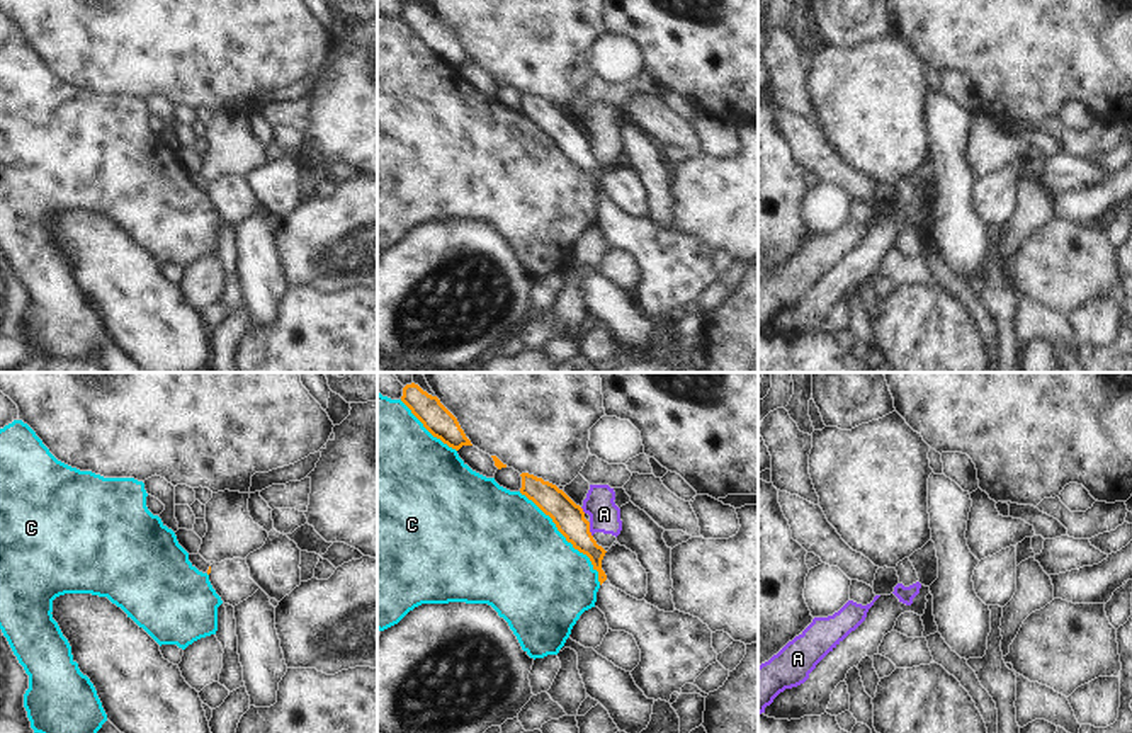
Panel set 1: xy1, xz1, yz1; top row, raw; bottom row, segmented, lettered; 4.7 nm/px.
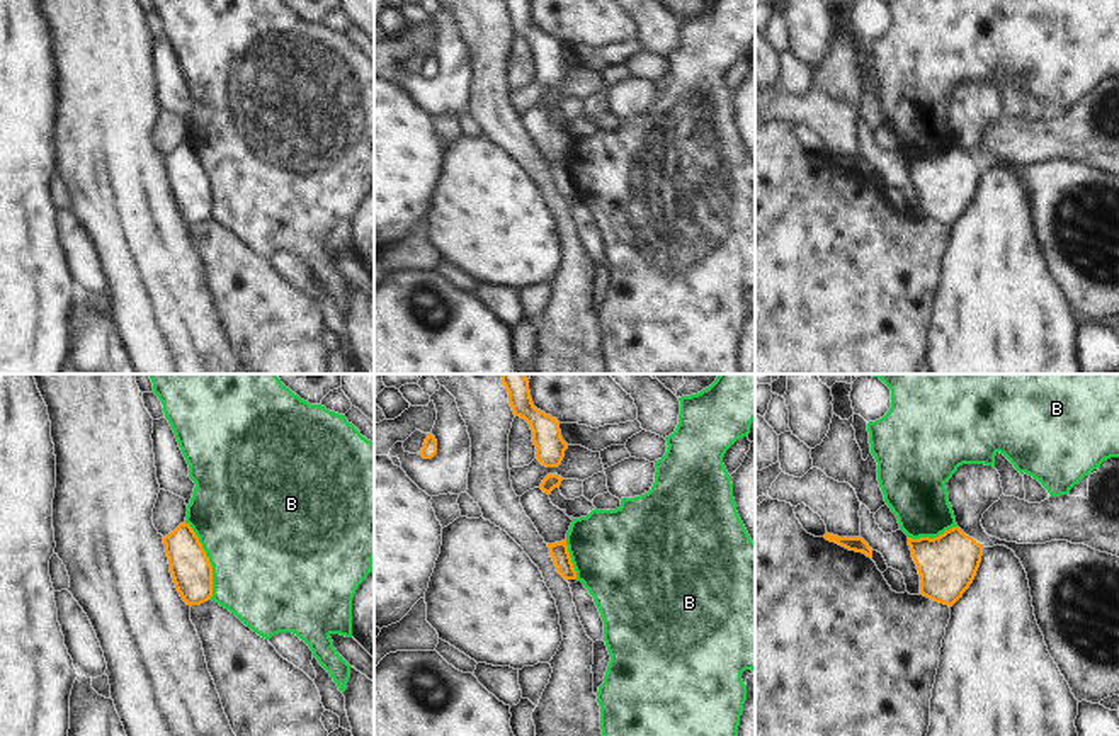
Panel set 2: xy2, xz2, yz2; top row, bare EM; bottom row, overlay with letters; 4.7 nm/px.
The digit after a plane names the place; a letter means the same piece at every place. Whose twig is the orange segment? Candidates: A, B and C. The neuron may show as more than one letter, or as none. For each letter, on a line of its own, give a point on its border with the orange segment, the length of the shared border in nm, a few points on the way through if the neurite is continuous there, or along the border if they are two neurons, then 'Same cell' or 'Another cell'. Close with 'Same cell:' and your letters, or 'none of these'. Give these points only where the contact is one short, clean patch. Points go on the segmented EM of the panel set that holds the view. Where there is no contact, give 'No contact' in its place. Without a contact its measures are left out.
A: Touches orange at xz1 (588, 529). Shared border 70 nm. Boundary: xz1 (588, 522), (592, 536). Another cell
B: Touches orange at xy2 (208, 560). Shared border 400 nm. Another cell
C: Touches orange at xz1 (565, 536). Shared border 600 nm. Another cell
Same cell: none of these

